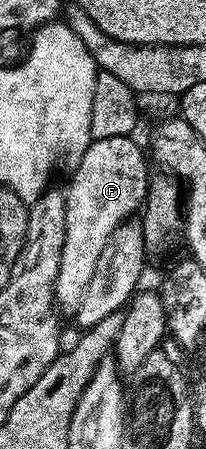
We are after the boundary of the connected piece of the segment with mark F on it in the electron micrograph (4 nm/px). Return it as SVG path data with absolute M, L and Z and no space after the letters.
M133 136L91 140L80 163L73 166L74 178L64 189L66 230L54 288L57 308L63 314L77 314L80 299L84 299L84 291L88 291L88 279L92 279L92 271L96 271L96 263L100 260L100 251L104 251L104 243L112 239L112 231L116 231L122 221L131 220L143 208L148 172L146 157L134 140Z

